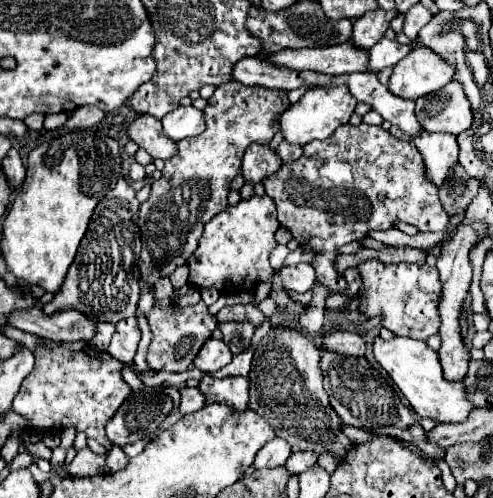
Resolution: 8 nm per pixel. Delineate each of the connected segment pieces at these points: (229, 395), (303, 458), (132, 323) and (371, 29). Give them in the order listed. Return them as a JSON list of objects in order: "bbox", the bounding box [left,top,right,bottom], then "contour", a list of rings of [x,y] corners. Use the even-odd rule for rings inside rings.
[{"bbox":[199,376,249,412],"contour":[[[205,376],[199,384],[199,390],[205,396],[205,404],[223,402],[223,404],[229,404],[235,412],[247,410],[247,402],[249,402],[249,382],[247,382],[247,378],[235,376],[235,378],[217,380],[217,378]]]},{"bbox":[287,452,317,474],"contour":[[[293,452],[287,460],[287,470],[293,474],[301,474],[307,468],[313,468],[317,464],[317,454],[313,452]]]},{"bbox":[107,316,141,364],"contour":[[[133,316],[133,318],[121,320],[115,328],[115,334],[111,338],[107,352],[125,364],[131,364],[135,358],[139,340],[141,340],[141,330],[137,326],[137,318]]]},{"bbox":[351,8,397,50],"contour":[[[379,8],[379,10],[367,12],[367,16],[361,16],[359,20],[355,20],[351,42],[361,50],[373,48],[385,36],[385,32],[389,28],[389,20],[395,16],[397,16],[397,10],[385,12]]]}]

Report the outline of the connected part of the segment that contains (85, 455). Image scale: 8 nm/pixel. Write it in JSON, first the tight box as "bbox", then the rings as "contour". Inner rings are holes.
{"bbox":[70,446,105,476],"contour":[[[86,446],[77,452],[70,463],[70,474],[72,476],[93,476],[93,474],[101,474],[103,468],[105,468],[105,456],[93,454]]]}

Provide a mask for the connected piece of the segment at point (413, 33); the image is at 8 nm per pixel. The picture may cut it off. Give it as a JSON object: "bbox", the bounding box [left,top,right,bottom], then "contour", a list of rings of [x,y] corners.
{"bbox":[403,2,431,40],"contour":[[[419,2],[419,4],[415,4],[415,6],[411,6],[409,10],[407,10],[407,14],[405,14],[405,24],[403,24],[403,32],[411,38],[411,40],[417,40],[417,34],[419,34],[419,30],[431,20],[431,12]]]}

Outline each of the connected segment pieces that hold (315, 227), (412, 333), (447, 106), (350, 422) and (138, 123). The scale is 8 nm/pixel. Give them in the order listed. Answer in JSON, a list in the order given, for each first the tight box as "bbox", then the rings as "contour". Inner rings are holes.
[{"bbox":[263,126,449,294],"contour":[[[341,126],[327,140],[307,144],[299,160],[283,164],[277,174],[263,180],[263,186],[277,206],[281,226],[285,226],[301,246],[307,246],[315,254],[311,266],[317,272],[317,280],[327,286],[331,294],[347,292],[347,280],[337,272],[337,256],[343,244],[359,240],[359,236],[367,236],[371,230],[389,230],[397,220],[407,222],[421,232],[441,232],[449,224],[449,216],[439,204],[435,184],[423,174],[423,158],[419,156],[419,150],[413,144],[391,136],[381,126]]]},{"bbox":[359,260,441,340],"contour":[[[369,260],[359,266],[359,272],[363,278],[361,312],[365,312],[367,316],[385,314],[383,326],[397,336],[427,340],[429,336],[437,334],[441,324],[437,312],[441,292],[437,268],[431,268],[427,264],[383,264],[377,260]]]},{"bbox":[415,82,473,136],"contour":[[[449,82],[439,92],[419,98],[415,104],[415,116],[427,132],[445,132],[457,136],[473,122],[469,100],[457,82]]]},{"bbox":[321,352,445,460],"contour":[[[323,352],[321,368],[323,368],[325,388],[327,388],[331,406],[347,426],[409,440],[409,442],[417,444],[427,456],[443,460],[445,448],[439,448],[425,440],[425,430],[417,424],[417,420],[409,412],[409,408],[401,402],[389,376],[383,376],[379,370],[375,370],[365,358],[345,358],[345,356],[339,356],[333,352]]]},{"bbox":[127,114,175,160],"contour":[[[141,114],[137,116],[133,122],[129,122],[127,126],[127,136],[143,146],[153,158],[161,158],[167,160],[175,154],[175,142],[169,140],[163,130],[161,130],[161,122],[153,116]]]}]

